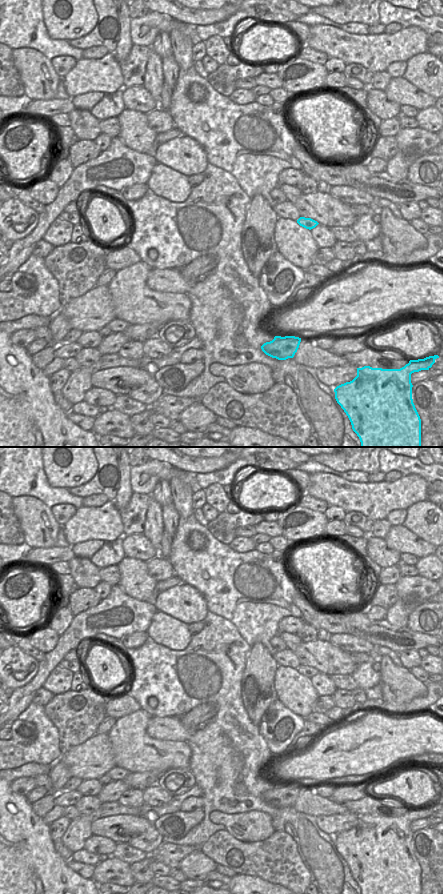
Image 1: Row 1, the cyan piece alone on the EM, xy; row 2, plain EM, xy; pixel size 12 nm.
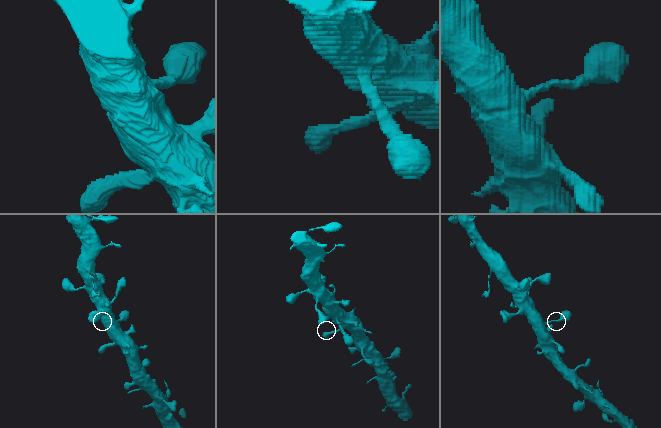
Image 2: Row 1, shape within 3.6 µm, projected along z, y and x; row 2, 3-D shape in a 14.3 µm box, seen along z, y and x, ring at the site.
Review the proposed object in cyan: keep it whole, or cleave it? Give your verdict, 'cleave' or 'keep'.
keep

